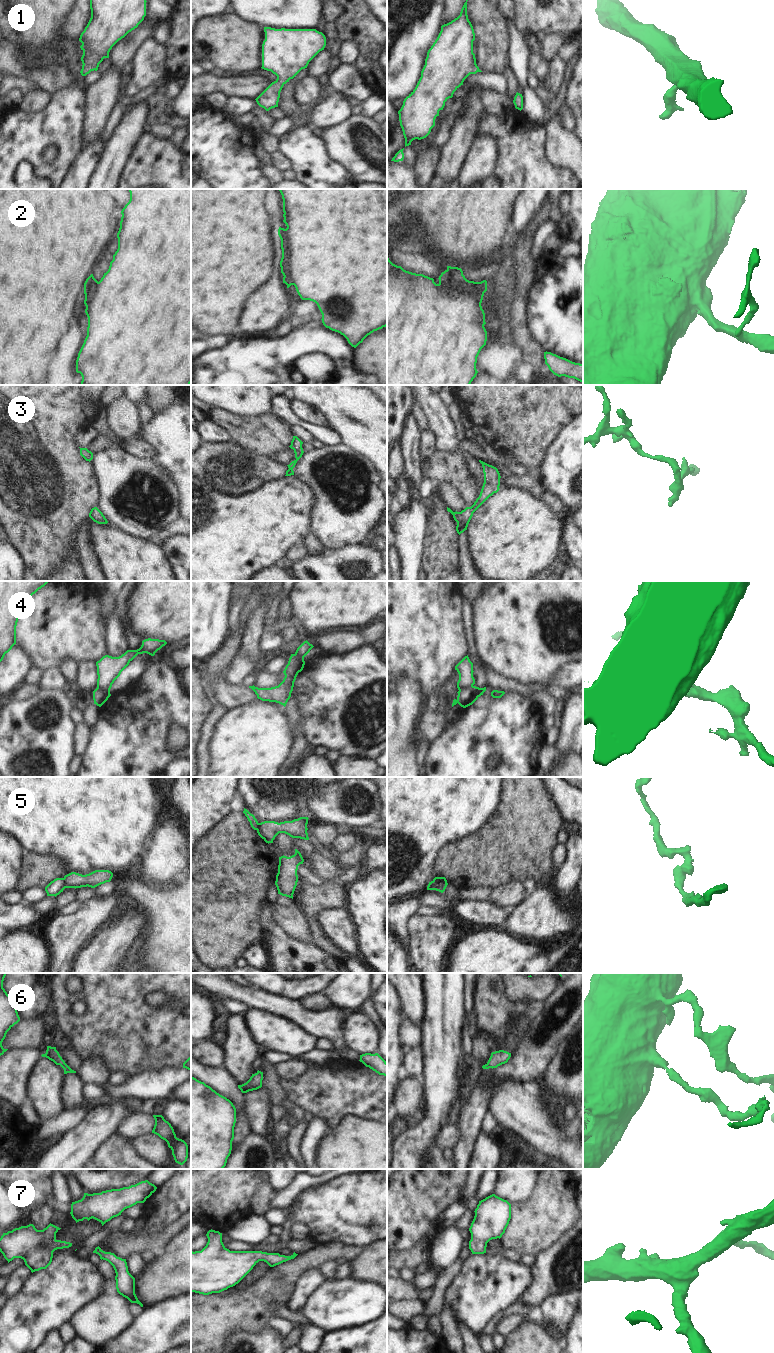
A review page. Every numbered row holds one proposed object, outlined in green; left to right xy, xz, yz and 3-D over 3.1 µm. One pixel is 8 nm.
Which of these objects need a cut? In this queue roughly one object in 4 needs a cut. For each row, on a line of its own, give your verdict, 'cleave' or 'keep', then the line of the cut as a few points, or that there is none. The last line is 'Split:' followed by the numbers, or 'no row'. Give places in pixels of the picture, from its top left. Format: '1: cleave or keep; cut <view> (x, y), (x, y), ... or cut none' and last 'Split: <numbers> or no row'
1: keep; cut none
2: keep; cut none
3: keep; cut none
4: cleave; cut xy (97, 687), (104, 690), (108, 697)
5: cleave; cut yz (433, 880), (447, 884)
6: keep; cut none
7: keep; cut none
Split: 4, 5

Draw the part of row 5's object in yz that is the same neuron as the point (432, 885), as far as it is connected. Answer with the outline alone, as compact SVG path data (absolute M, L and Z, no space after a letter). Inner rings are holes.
M431 881L429 882L428 886L427 886L427 890L436 890L439 891L441 893L443 893L446 889L448 884L445 883L436 883L435 881Z

